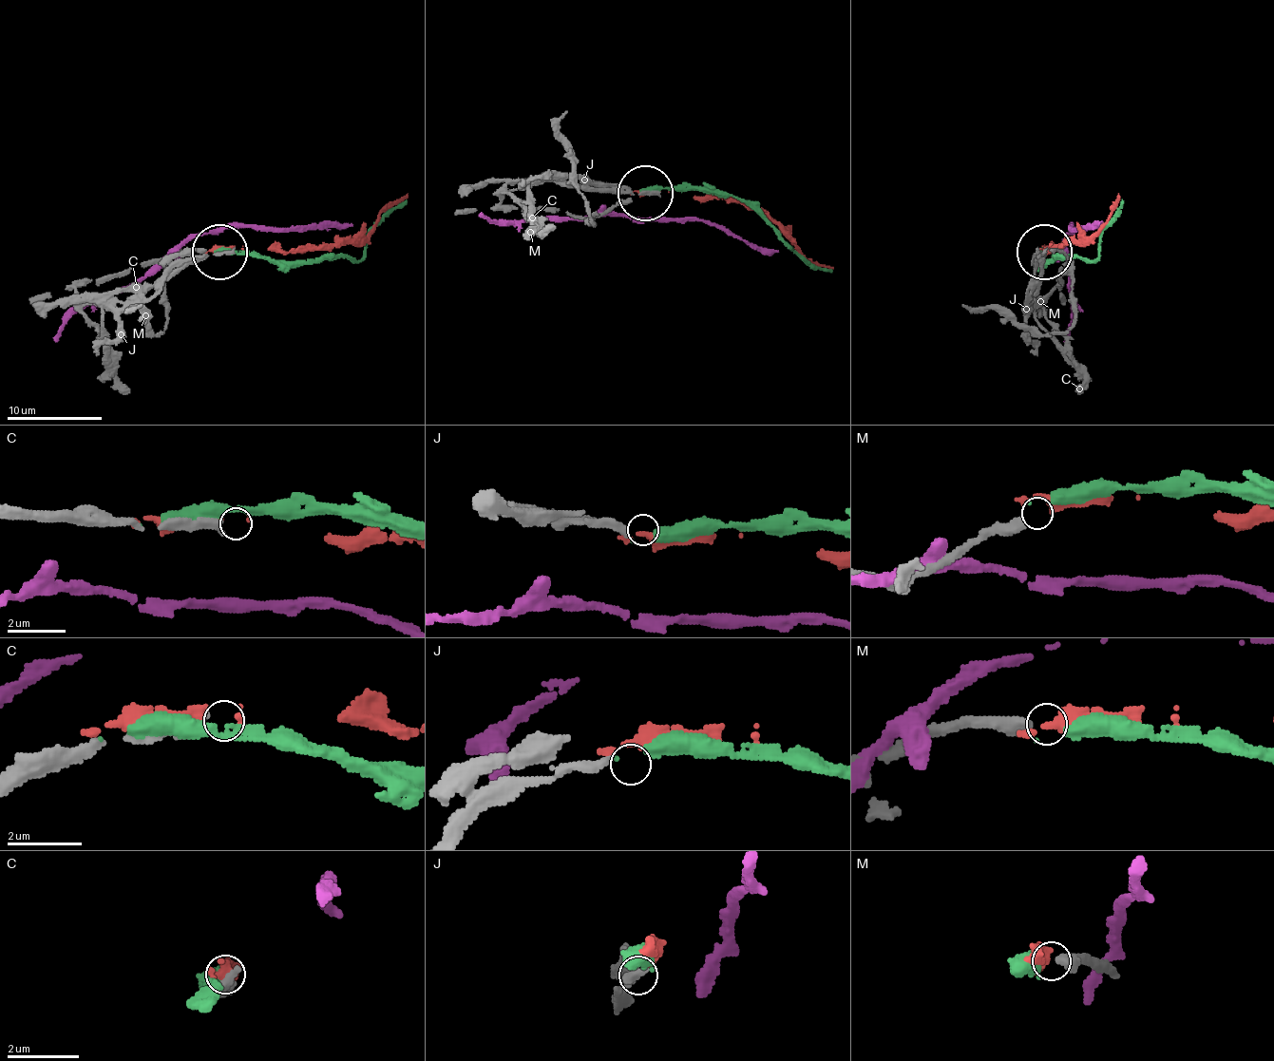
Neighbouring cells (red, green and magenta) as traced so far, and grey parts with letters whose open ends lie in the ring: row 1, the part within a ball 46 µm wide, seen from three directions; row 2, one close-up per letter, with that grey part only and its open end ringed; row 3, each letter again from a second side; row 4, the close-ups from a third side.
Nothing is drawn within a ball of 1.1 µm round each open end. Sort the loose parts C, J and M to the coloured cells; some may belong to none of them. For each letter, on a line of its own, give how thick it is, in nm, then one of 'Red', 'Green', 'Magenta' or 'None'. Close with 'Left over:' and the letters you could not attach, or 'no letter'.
C: Thickness 300 nm. None
J: Thickness 240 nm. Green
M: Thickness 400 nm. Red
Left over: C

